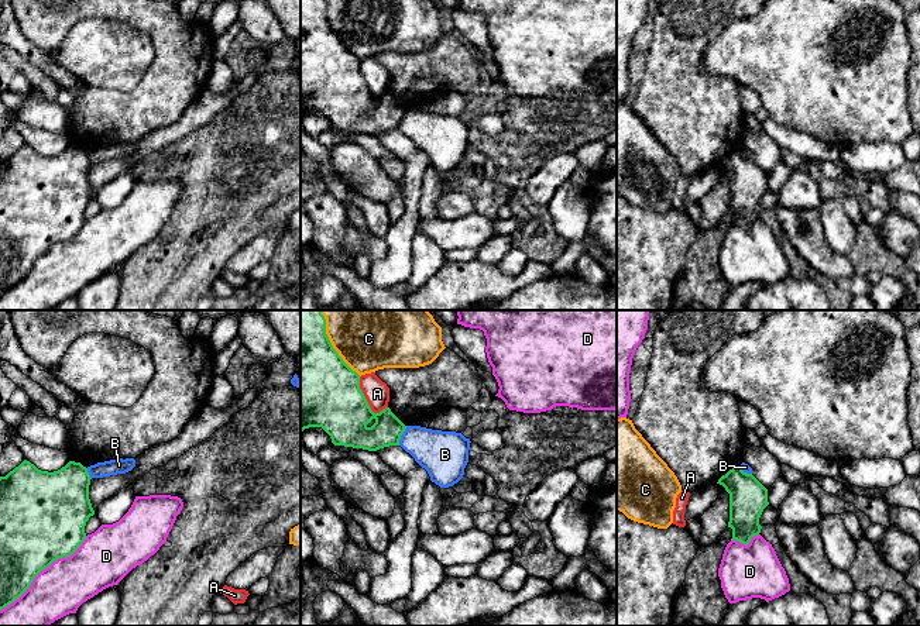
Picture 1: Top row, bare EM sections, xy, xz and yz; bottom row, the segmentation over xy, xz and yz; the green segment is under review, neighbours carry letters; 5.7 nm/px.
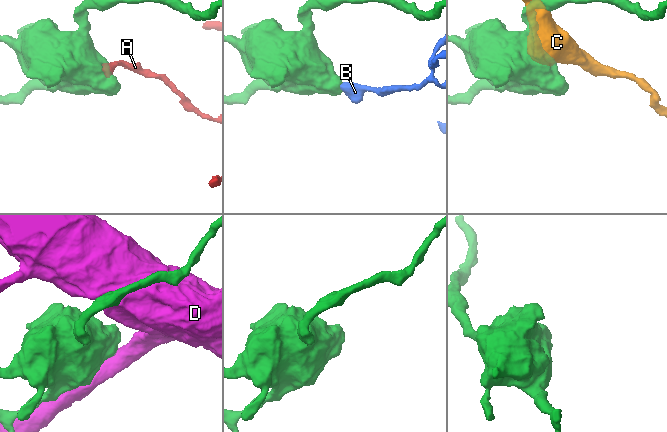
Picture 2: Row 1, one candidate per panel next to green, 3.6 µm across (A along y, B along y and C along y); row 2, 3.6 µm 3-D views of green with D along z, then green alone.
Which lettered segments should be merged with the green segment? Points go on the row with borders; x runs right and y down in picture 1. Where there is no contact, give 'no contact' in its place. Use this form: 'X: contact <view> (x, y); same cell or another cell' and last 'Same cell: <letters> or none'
A: contact xz (366, 401); another cell
B: contact xz (401, 434); another cell
C: contact xz (330, 344); another cell
D: contact xy (43, 568); another cell
Same cell: none

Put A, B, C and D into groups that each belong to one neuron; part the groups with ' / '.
A / B / C / D

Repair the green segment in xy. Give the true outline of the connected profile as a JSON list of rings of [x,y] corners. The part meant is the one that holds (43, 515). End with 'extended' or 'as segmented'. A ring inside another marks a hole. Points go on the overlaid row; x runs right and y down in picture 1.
[[[24,460],[6,477],[0,477],[0,610],[18,599],[42,570],[58,558],[71,557],[85,541],[86,522],[95,515],[89,499],[90,479],[87,468],[75,461],[48,472]]]; as segmented

